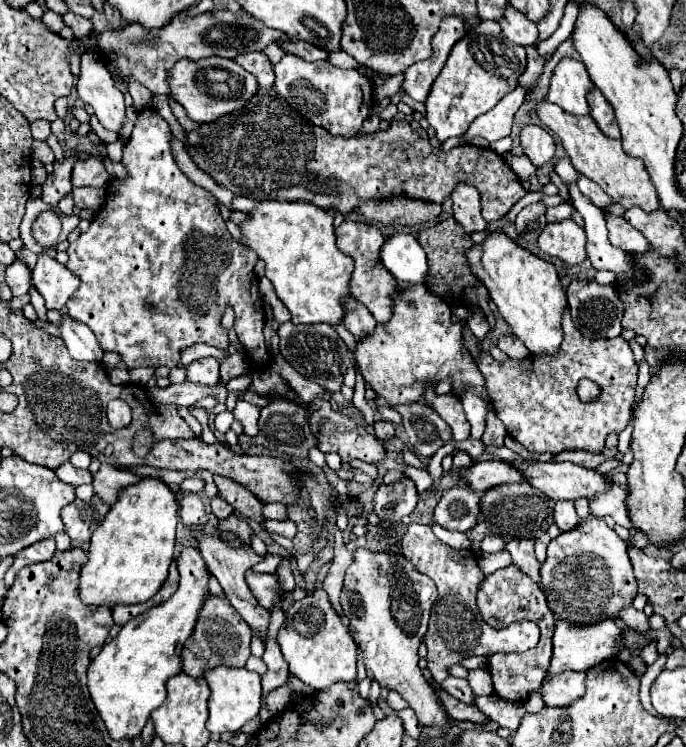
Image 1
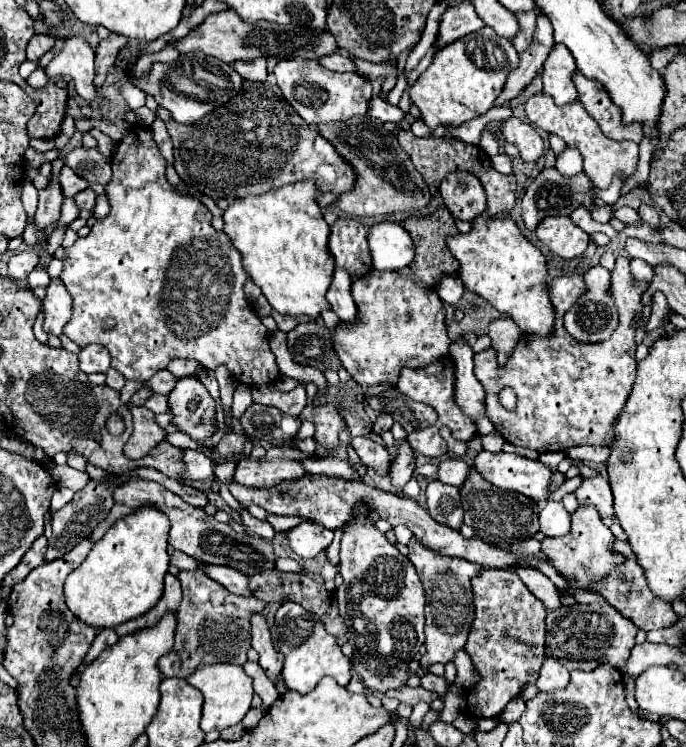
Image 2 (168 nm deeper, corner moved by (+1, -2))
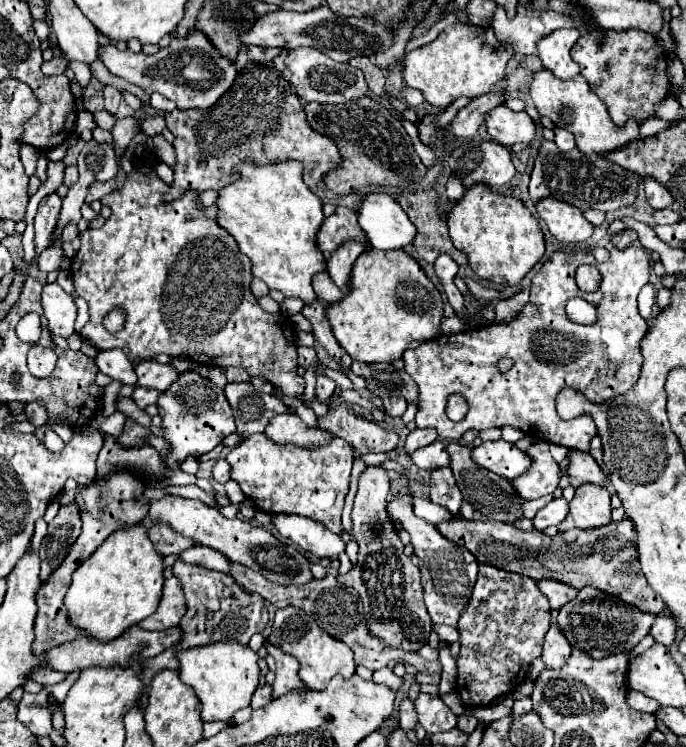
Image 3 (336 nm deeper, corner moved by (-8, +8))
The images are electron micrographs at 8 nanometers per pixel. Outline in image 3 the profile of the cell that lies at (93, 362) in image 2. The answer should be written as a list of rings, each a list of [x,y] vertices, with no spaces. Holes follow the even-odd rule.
[[[118,348],[98,350],[98,354],[96,354],[96,366],[100,368],[100,372],[108,374],[114,380],[120,380],[124,384],[136,384],[134,364],[130,364],[126,354],[120,352]]]

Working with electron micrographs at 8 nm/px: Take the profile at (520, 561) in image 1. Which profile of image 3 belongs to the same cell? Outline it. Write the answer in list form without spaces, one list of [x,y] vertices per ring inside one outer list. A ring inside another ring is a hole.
[[[538,580],[538,588],[542,590],[542,594],[550,600],[552,612],[558,612],[566,602],[570,602],[576,596],[576,588],[568,586],[568,584],[560,584],[558,580]]]

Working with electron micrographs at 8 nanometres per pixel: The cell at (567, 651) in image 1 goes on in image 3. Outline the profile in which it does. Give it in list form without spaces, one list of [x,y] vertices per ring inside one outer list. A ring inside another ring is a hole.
[[[596,588],[578,590],[578,596],[564,604],[564,608],[560,608],[560,612],[556,614],[556,624],[568,638],[570,646],[594,658],[630,652],[650,632],[654,620],[654,614],[646,614],[624,602],[616,602],[606,592],[600,592]]]

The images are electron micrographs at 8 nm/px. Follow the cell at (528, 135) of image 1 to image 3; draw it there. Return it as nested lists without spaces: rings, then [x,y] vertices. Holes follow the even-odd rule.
[[[496,106],[486,118],[486,128],[492,140],[512,146],[516,142],[530,144],[536,138],[538,126],[526,112],[514,112],[508,106]]]

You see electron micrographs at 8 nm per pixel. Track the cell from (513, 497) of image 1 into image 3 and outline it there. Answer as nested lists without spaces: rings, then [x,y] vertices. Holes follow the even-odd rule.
[[[448,442],[448,452],[450,452],[450,466],[452,466],[452,472],[454,472],[454,478],[456,478],[456,484],[464,496],[464,500],[468,500],[480,514],[484,520],[496,520],[496,522],[506,522],[506,524],[514,524],[516,520],[522,518],[522,502],[514,488],[512,488],[512,482],[498,476],[498,474],[492,474],[484,468],[480,468],[476,462],[472,462],[470,454],[472,450],[464,444],[458,444],[458,442]]]

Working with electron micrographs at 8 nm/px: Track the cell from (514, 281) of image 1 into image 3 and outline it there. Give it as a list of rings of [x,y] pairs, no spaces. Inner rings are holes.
[[[482,184],[466,190],[464,198],[448,212],[446,222],[454,246],[468,256],[474,274],[492,284],[518,286],[546,252],[544,232],[522,200],[496,194]]]

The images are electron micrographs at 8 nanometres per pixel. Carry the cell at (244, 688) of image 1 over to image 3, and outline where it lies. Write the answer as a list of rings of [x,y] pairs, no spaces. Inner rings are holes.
[[[208,644],[192,650],[178,652],[180,678],[192,686],[202,702],[202,720],[228,722],[236,710],[250,706],[250,698],[258,688],[260,666],[258,654],[240,644]]]

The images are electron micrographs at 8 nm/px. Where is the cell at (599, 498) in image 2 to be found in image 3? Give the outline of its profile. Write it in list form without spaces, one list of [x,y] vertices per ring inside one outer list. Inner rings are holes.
[[[570,450],[568,456],[570,456],[568,474],[570,474],[570,484],[574,488],[578,488],[582,484],[606,486],[606,474],[602,472],[602,468],[596,464],[596,460],[588,452]]]

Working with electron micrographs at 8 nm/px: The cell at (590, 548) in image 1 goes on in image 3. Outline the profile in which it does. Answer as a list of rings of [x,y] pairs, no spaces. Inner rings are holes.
[[[582,484],[576,488],[574,500],[570,502],[570,512],[564,522],[560,522],[558,530],[570,530],[570,528],[596,528],[612,522],[610,514],[610,492],[602,486],[594,484]]]

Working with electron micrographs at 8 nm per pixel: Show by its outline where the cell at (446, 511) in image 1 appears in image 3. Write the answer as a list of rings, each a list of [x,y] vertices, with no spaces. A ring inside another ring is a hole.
[[[436,468],[430,478],[430,500],[438,506],[444,506],[452,514],[460,514],[462,508],[462,492],[456,486],[450,468]]]

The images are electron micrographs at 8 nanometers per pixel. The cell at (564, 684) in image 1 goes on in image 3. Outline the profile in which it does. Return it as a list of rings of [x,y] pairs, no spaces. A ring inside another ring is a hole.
[[[552,622],[546,638],[544,638],[544,652],[542,652],[542,660],[546,664],[546,668],[552,668],[552,670],[560,670],[568,656],[572,652],[572,646],[568,644],[568,640],[562,636],[560,628]]]

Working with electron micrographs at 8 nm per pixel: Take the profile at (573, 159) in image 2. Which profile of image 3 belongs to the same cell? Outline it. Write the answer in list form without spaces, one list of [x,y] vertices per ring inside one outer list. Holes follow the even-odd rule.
[[[556,130],[556,144],[564,152],[570,152],[576,148],[576,140],[574,140],[572,132],[568,132],[568,130]]]

